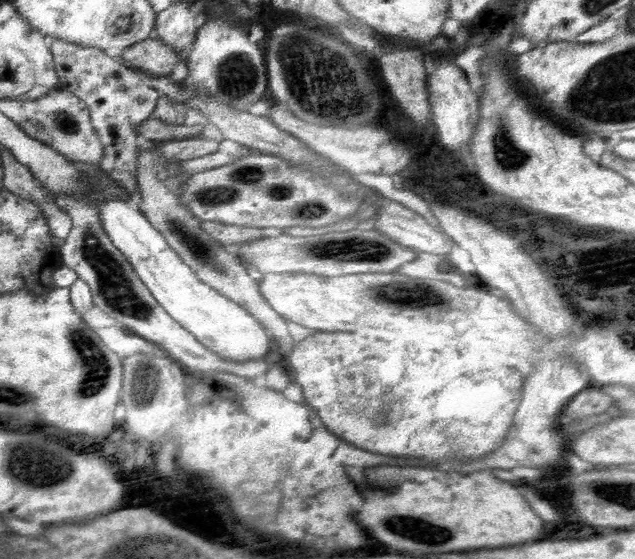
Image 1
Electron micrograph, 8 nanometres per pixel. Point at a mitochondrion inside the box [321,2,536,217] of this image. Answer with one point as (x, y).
(511, 158)

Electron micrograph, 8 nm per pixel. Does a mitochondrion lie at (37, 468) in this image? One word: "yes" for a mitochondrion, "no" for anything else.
yes

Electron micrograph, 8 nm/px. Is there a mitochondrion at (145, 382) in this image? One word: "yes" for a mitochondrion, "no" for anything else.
yes

